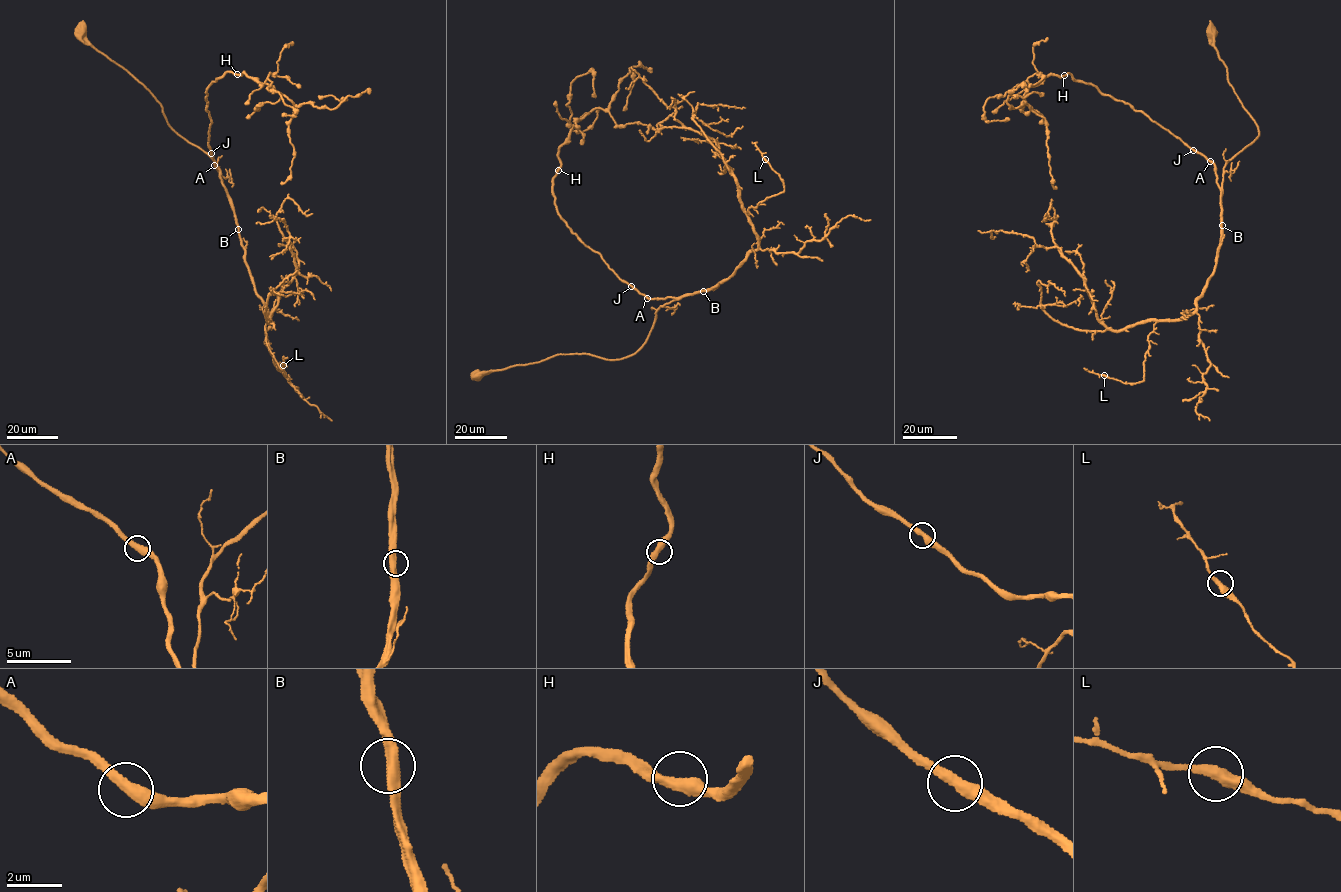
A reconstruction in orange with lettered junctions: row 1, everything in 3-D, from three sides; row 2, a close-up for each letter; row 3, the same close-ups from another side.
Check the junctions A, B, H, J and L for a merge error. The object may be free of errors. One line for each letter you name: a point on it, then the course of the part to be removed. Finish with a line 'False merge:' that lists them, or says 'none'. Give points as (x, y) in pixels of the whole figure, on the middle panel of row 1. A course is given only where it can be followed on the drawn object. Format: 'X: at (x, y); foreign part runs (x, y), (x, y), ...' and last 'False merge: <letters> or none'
False merge: none

